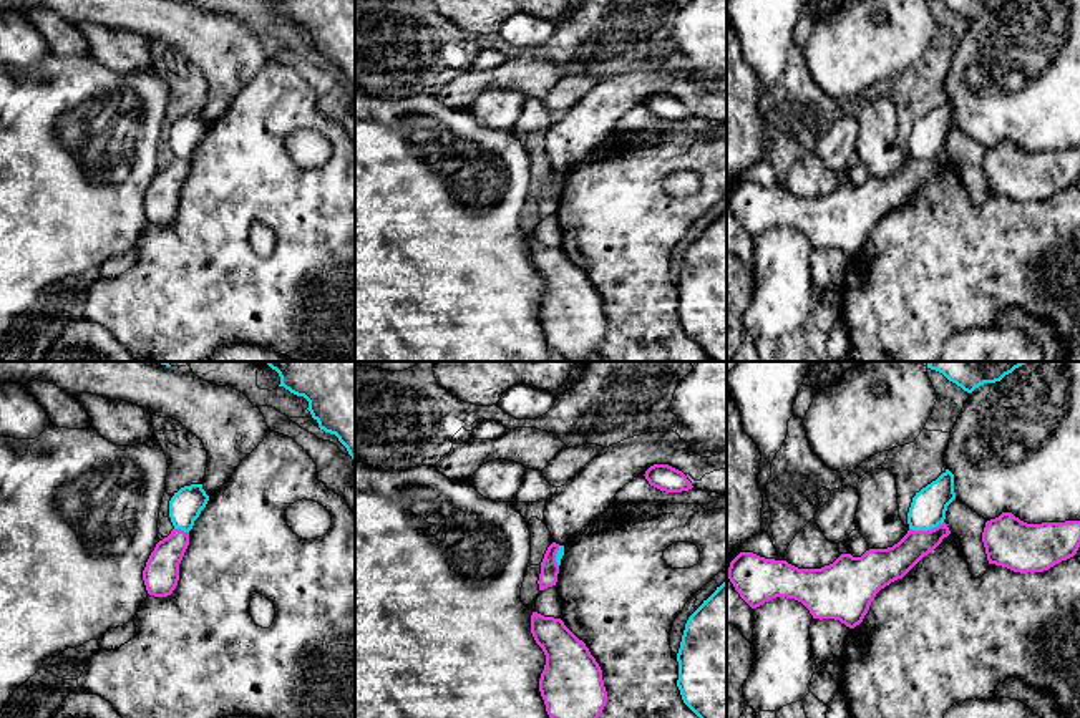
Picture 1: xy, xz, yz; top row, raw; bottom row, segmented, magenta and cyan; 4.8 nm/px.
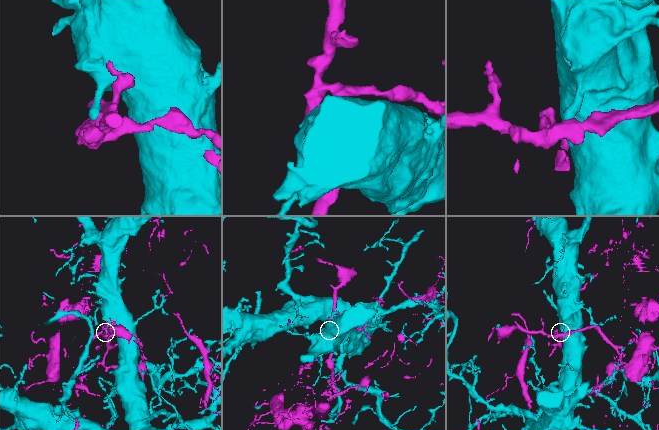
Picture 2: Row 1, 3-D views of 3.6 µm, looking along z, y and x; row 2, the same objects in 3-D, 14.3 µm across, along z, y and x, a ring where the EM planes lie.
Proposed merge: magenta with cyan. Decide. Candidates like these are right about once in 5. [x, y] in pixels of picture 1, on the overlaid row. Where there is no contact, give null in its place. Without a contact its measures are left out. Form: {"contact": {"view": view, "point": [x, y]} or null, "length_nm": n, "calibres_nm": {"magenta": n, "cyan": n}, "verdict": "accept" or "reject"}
{"contact": {"view": "yz", "point": [926, 531]}, "length_nm": 170, "calibres_nm": {"magenta": 160, "cyan": 180}, "verdict": "reject"}

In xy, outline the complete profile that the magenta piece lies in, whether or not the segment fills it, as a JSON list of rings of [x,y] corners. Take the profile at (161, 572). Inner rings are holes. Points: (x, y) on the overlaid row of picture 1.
[[[173,529],[159,541],[143,570],[143,580],[149,595],[168,597],[178,585],[179,564],[189,546],[189,532]]]

